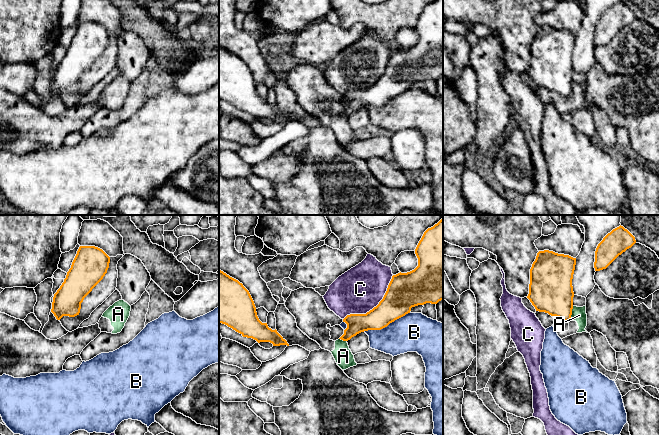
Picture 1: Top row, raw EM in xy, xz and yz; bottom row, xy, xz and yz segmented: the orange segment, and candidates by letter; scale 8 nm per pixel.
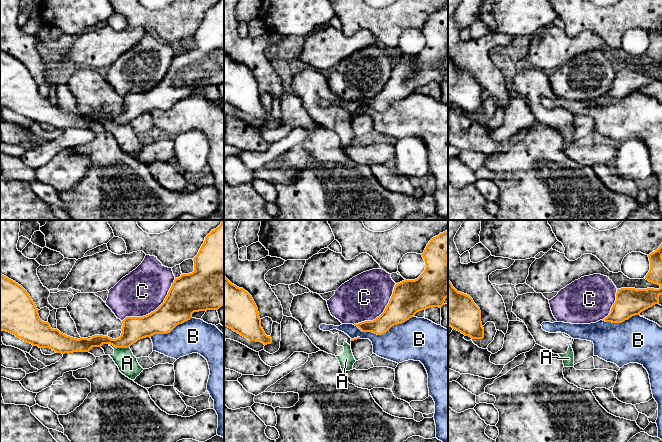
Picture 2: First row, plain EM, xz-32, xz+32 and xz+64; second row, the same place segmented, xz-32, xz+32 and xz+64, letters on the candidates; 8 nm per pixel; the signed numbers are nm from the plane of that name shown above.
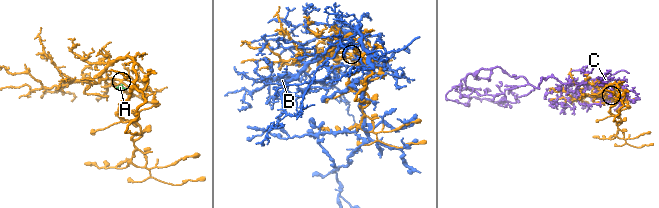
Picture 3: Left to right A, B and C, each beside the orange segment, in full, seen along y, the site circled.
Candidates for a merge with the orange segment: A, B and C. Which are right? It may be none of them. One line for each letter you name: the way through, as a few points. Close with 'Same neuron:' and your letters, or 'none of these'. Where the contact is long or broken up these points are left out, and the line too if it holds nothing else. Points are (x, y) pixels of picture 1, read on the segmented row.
Same neuron: none of these

